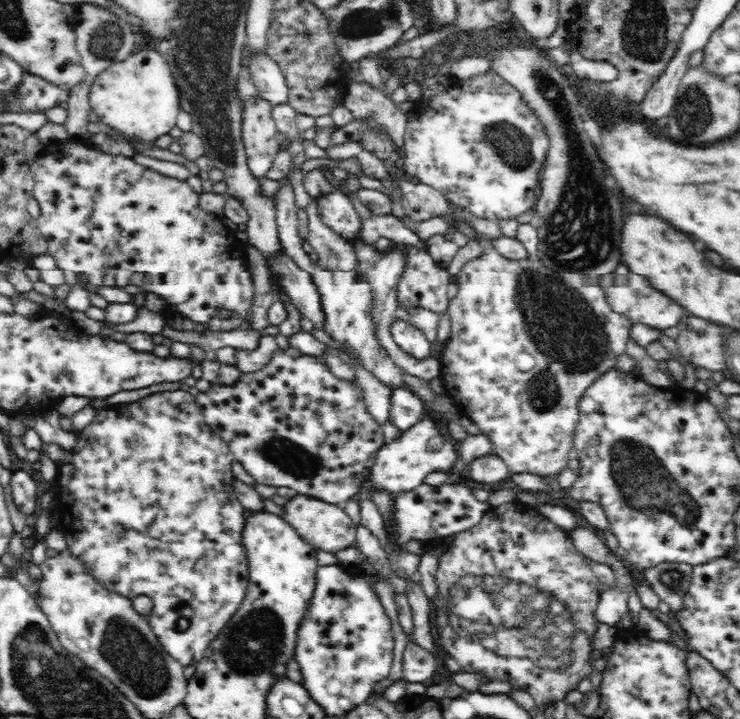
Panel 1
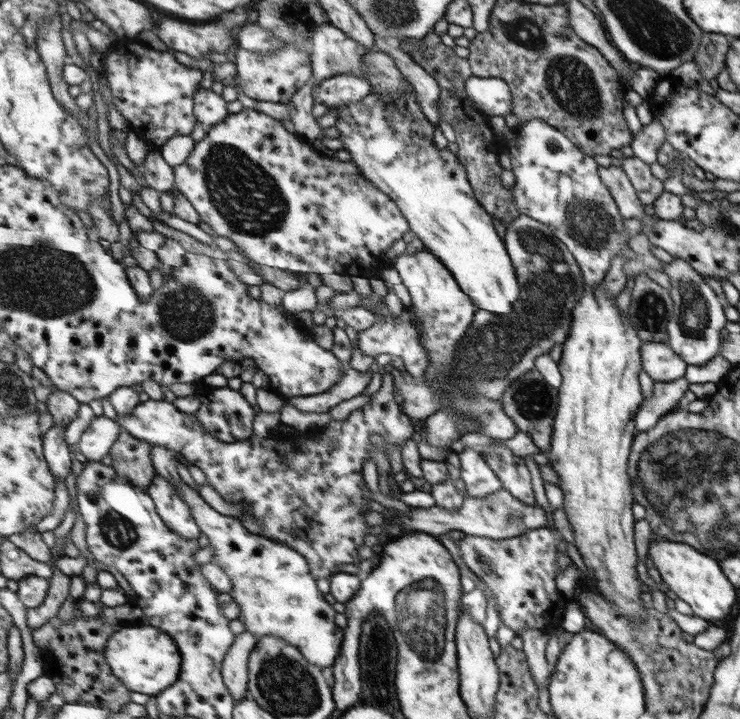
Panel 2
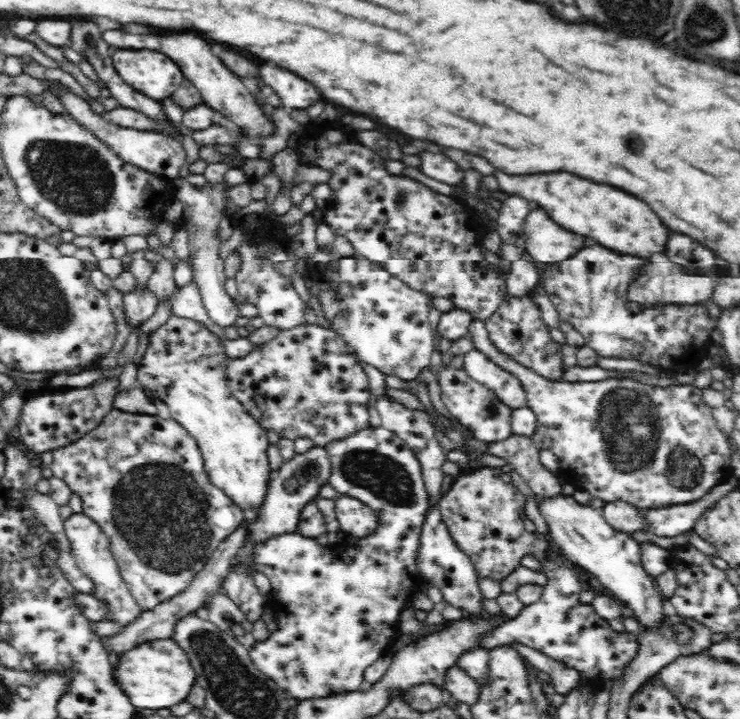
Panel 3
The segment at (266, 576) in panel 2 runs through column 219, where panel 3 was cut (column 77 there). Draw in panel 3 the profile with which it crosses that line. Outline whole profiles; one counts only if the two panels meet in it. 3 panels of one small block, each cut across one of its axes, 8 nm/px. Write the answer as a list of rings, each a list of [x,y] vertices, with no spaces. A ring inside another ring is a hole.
[[[83,512],[72,513],[68,520],[63,522],[65,534],[71,544],[71,554],[77,563],[78,569],[87,577],[91,578],[95,589],[93,596],[106,601],[110,607],[110,616],[107,620],[116,621],[121,626],[126,626],[134,622],[141,614],[142,609],[138,602],[131,596],[125,581],[119,574],[118,565],[114,560],[114,556],[110,552],[108,537],[101,529],[101,526]]]

